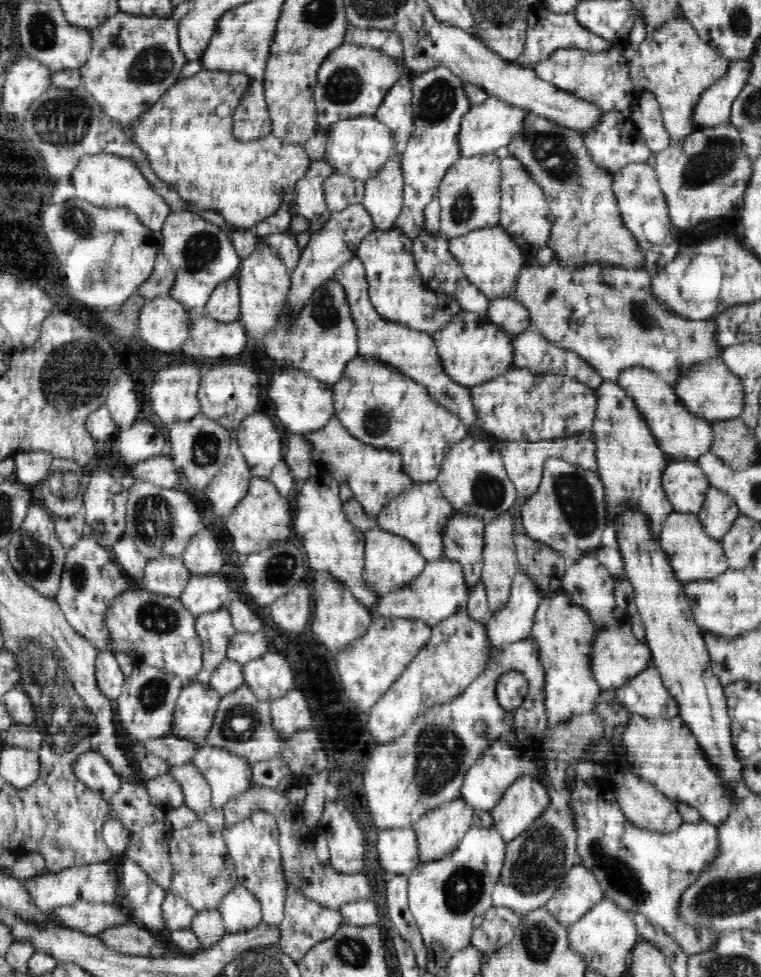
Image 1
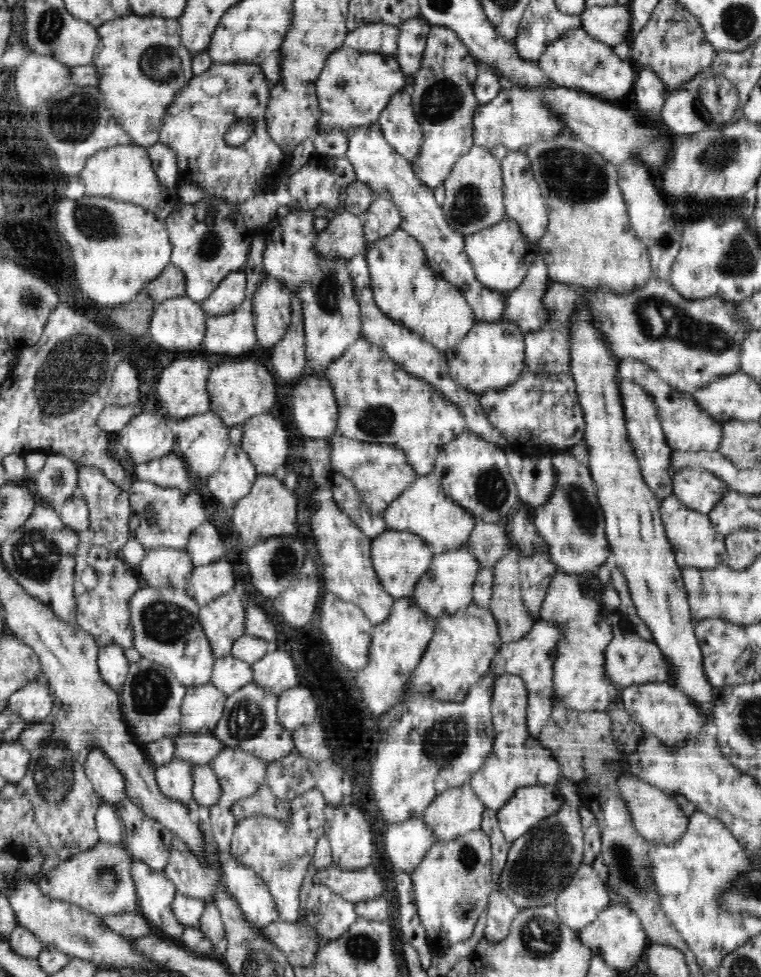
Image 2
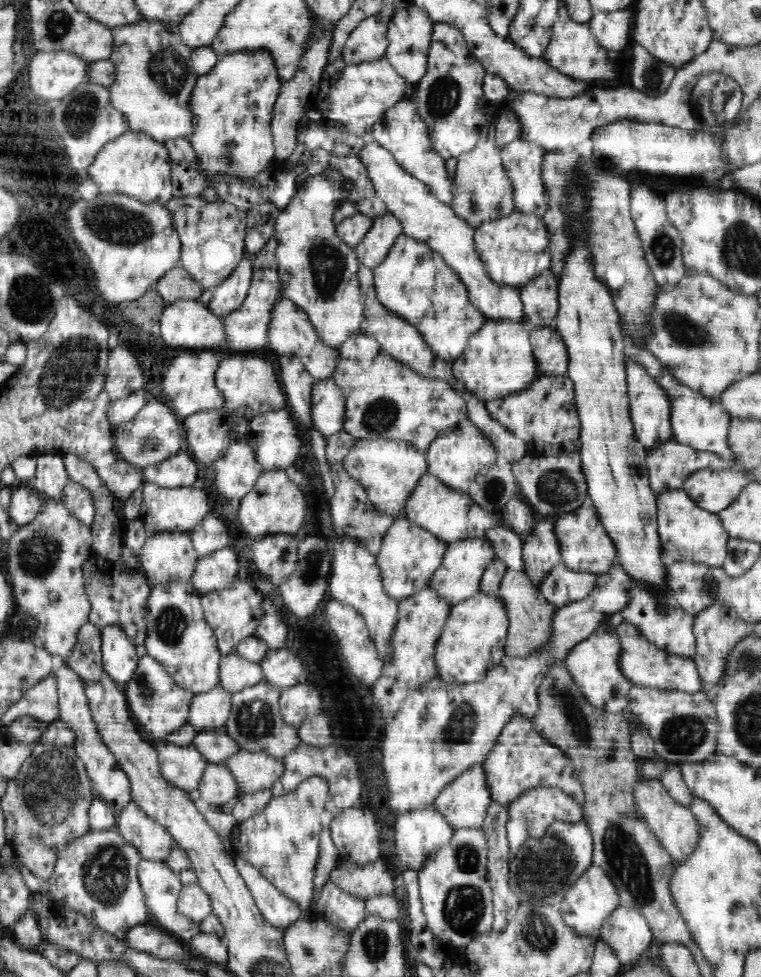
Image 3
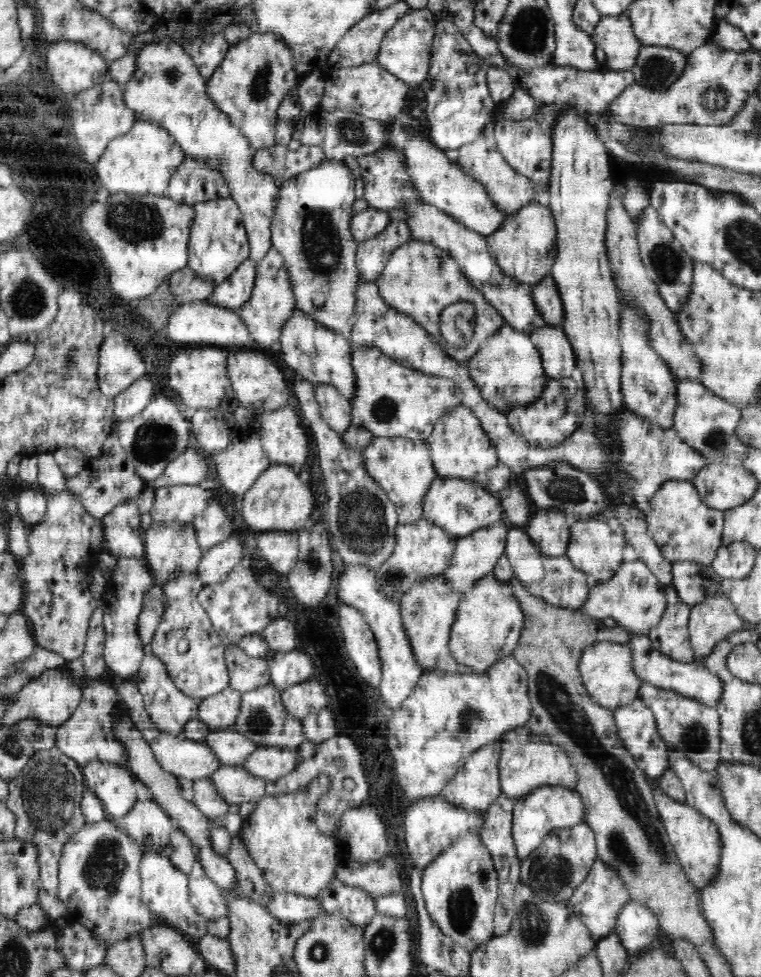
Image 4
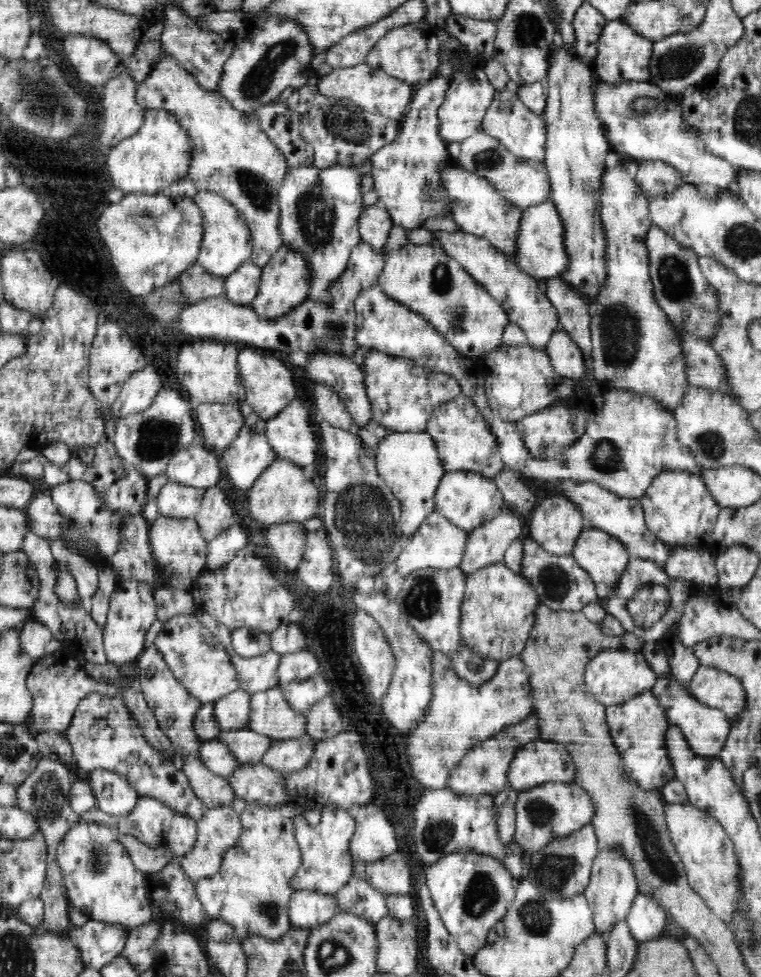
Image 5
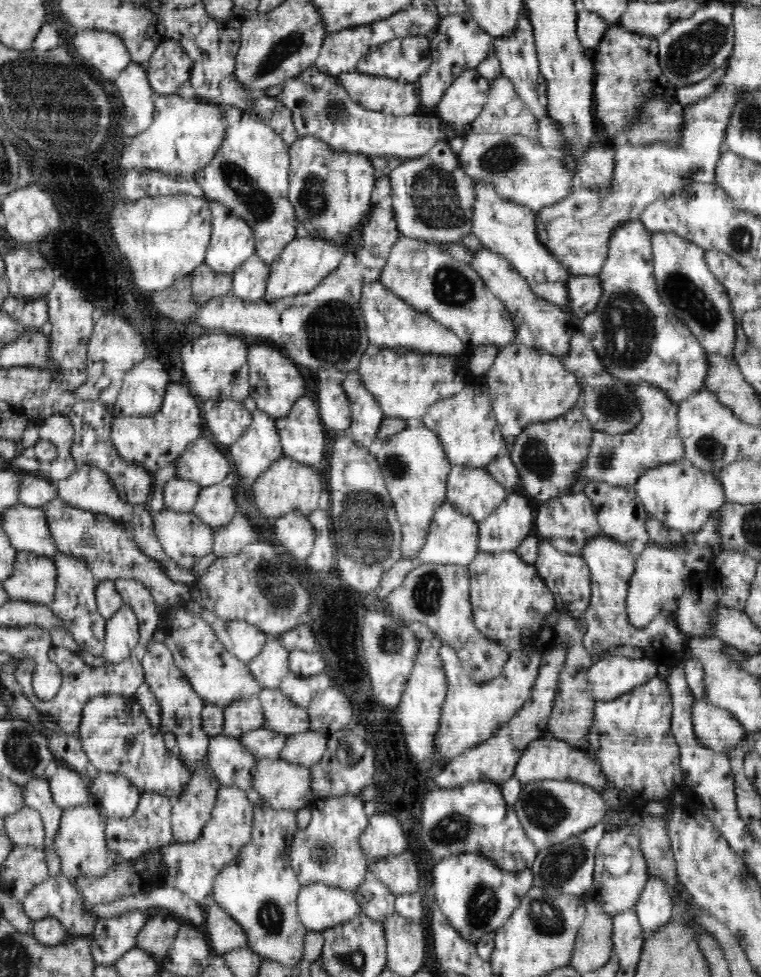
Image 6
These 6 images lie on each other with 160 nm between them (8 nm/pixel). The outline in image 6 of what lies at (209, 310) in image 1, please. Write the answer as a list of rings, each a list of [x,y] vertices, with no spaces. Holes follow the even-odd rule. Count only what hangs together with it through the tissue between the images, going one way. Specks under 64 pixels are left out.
[[[255,253],[233,272],[232,294],[250,302],[263,300],[269,274],[269,265]]]

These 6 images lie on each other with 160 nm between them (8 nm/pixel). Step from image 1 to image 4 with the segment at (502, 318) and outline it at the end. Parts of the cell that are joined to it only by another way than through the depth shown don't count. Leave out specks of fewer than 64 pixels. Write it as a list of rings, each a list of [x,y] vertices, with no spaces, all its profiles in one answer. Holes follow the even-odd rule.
[[[550,274],[545,275],[540,282],[533,285],[531,296],[533,296],[535,306],[546,324],[562,328],[565,319],[563,302],[556,281]]]

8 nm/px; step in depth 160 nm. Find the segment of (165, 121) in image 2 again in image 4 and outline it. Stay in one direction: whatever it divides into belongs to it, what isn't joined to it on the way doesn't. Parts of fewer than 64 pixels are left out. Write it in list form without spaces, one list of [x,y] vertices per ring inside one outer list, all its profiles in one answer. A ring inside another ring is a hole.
[[[254,32],[228,49],[206,87],[218,111],[226,113],[231,124],[246,135],[252,149],[259,151],[274,144],[278,108],[299,84],[301,76],[294,69],[289,46],[279,36]]]

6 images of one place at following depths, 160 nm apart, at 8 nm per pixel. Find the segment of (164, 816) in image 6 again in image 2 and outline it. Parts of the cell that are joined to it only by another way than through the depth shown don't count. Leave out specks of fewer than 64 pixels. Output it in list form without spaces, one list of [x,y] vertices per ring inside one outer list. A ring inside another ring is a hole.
[[[128,796],[114,807],[123,822],[122,846],[131,858],[146,863],[152,870],[165,870],[174,838],[170,830],[146,817]]]

